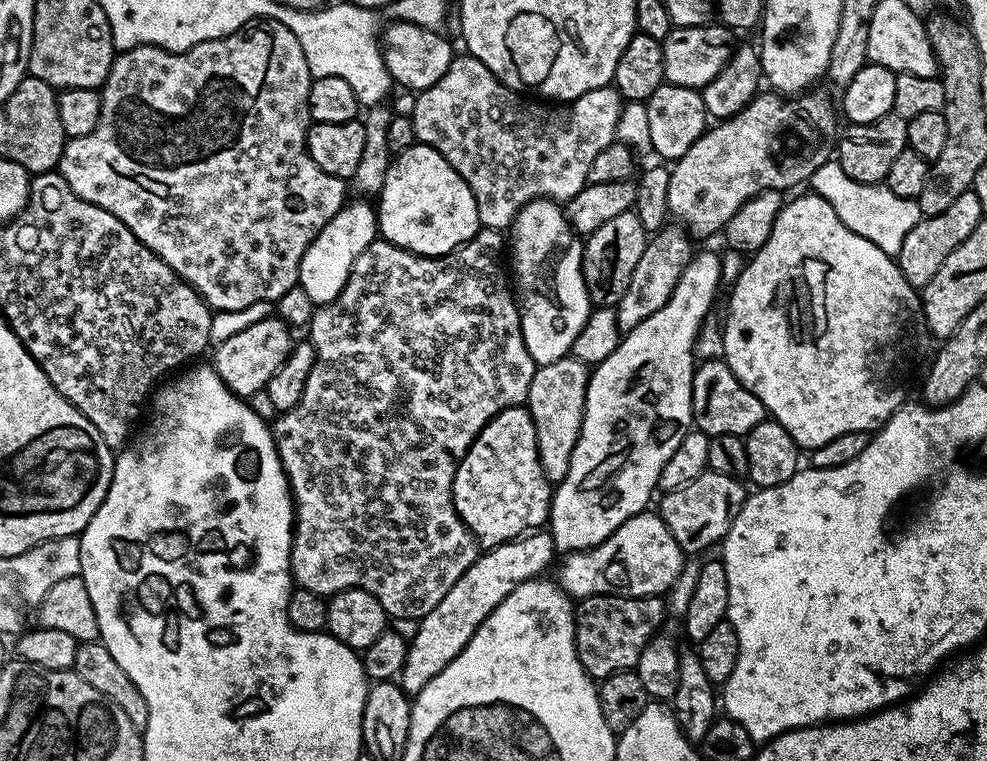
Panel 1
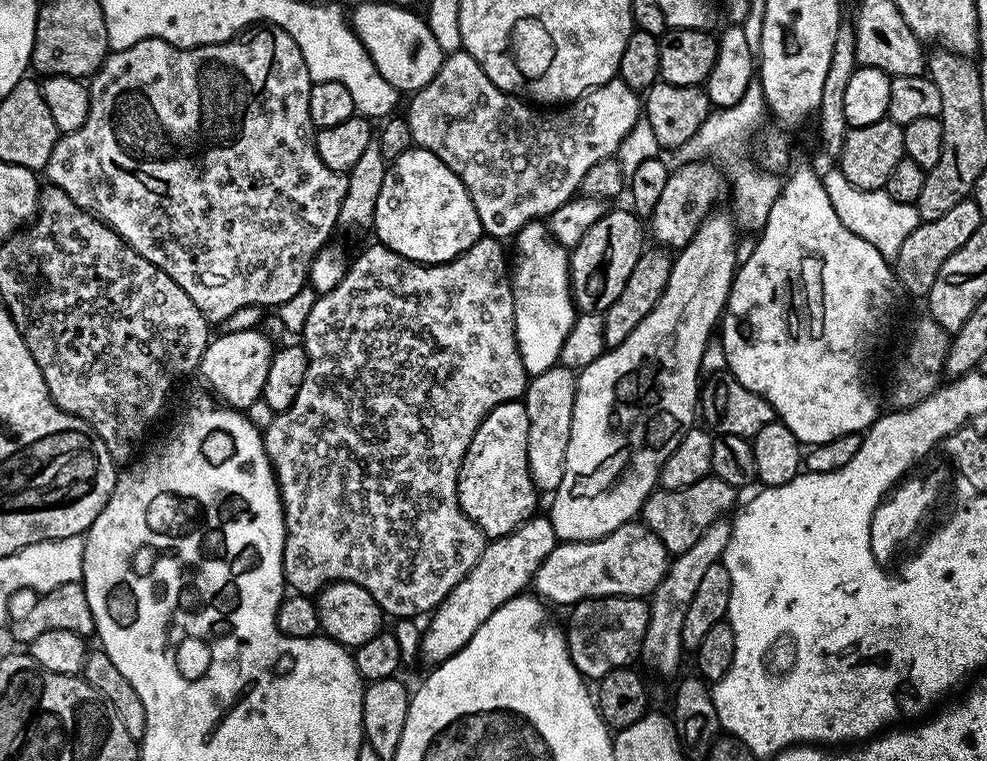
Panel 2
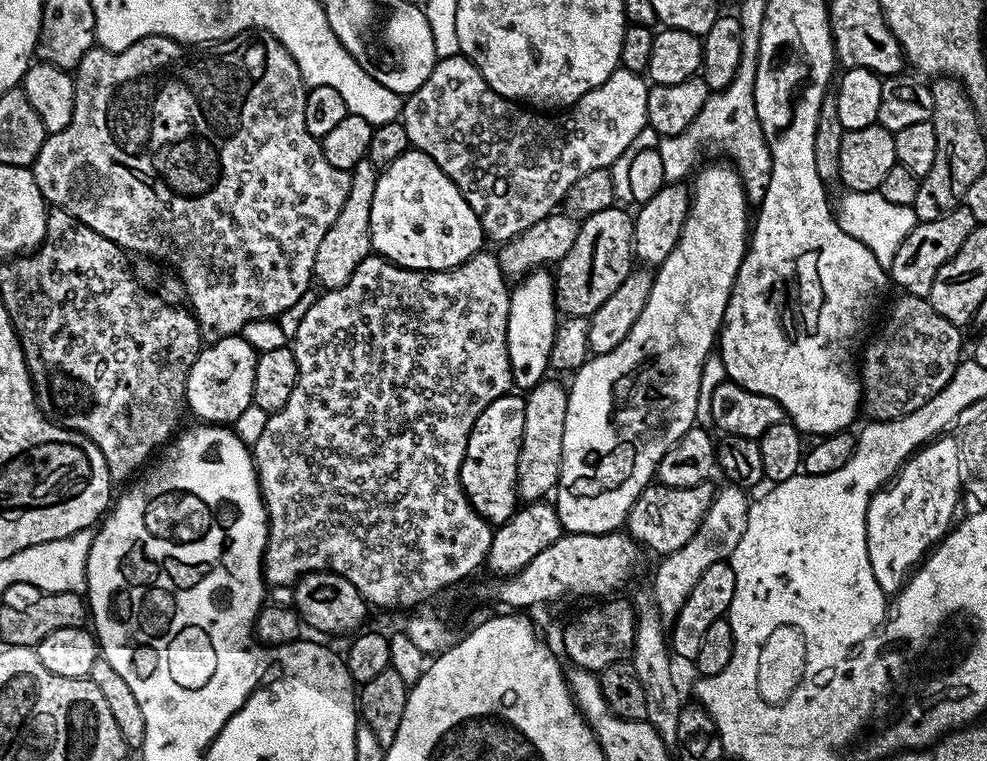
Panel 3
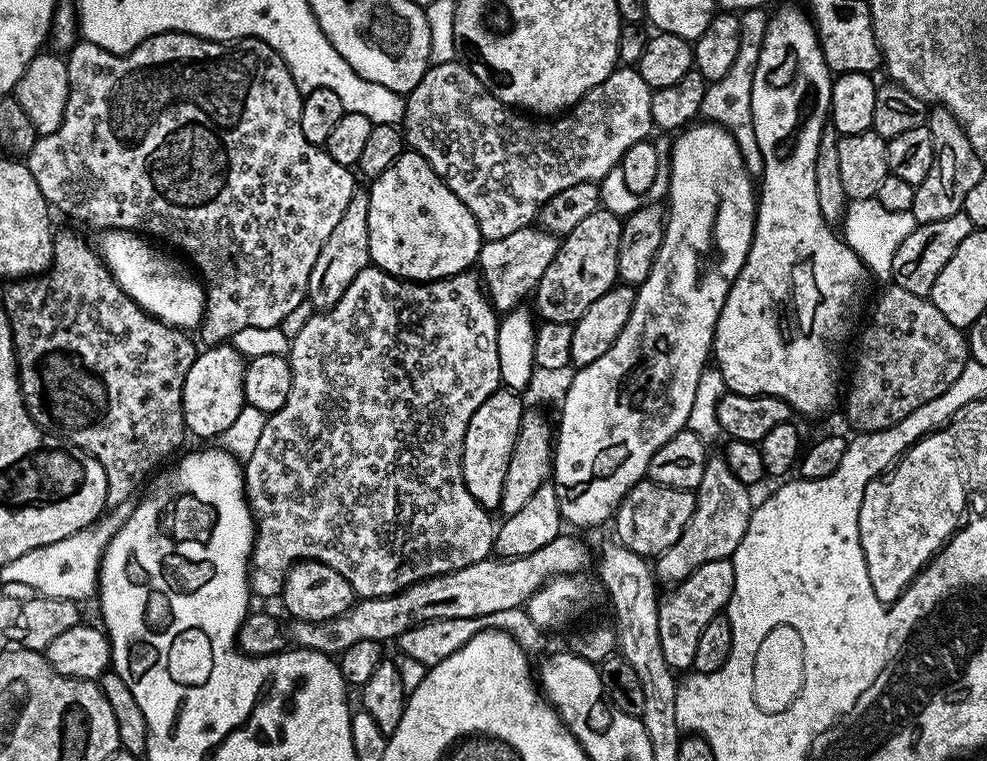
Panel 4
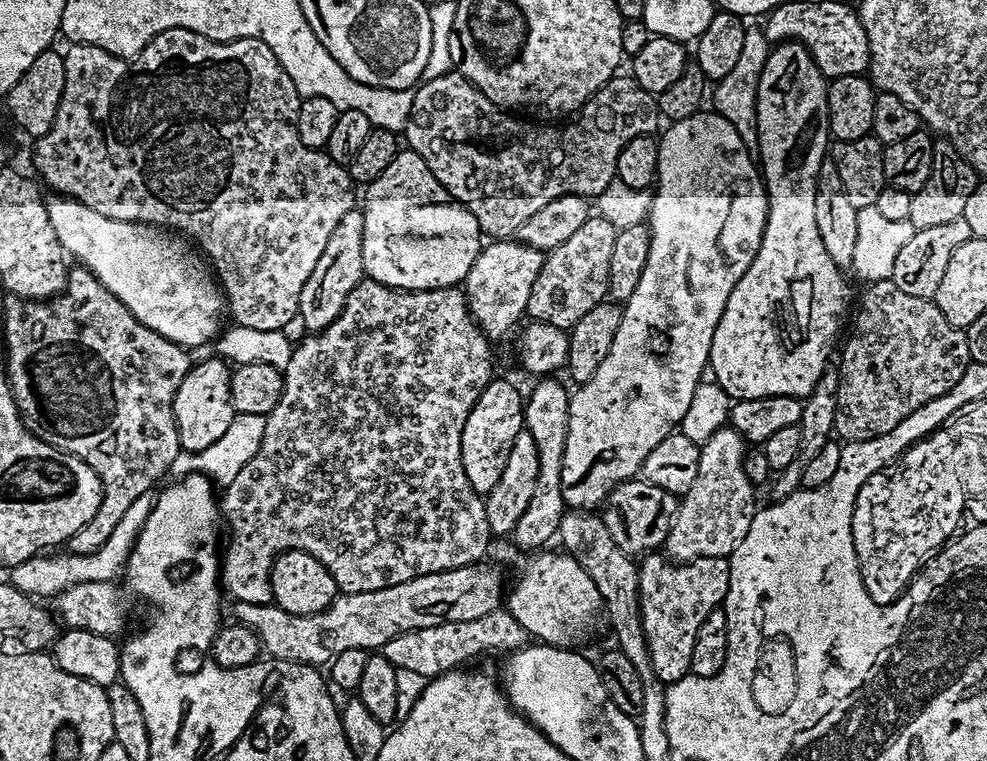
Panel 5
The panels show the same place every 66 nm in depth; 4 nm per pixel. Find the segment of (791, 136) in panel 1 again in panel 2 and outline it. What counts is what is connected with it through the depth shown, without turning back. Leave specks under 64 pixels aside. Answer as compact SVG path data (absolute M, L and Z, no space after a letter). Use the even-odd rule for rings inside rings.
M697 162L673 167L666 178L666 186L658 197L658 206L654 206L650 217L650 236L657 240L657 245L668 250L685 248L694 238L696 228L713 211L712 199L720 192L722 172L715 163Z

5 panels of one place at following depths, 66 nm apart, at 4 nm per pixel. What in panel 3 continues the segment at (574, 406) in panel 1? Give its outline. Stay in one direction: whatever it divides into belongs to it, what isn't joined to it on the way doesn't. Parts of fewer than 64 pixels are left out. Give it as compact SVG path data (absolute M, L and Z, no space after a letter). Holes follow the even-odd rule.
M545 378L527 389L526 423L522 425L522 450L518 450L518 482L516 495L524 502L540 502L560 481L562 466L562 430L566 430L568 388Z

